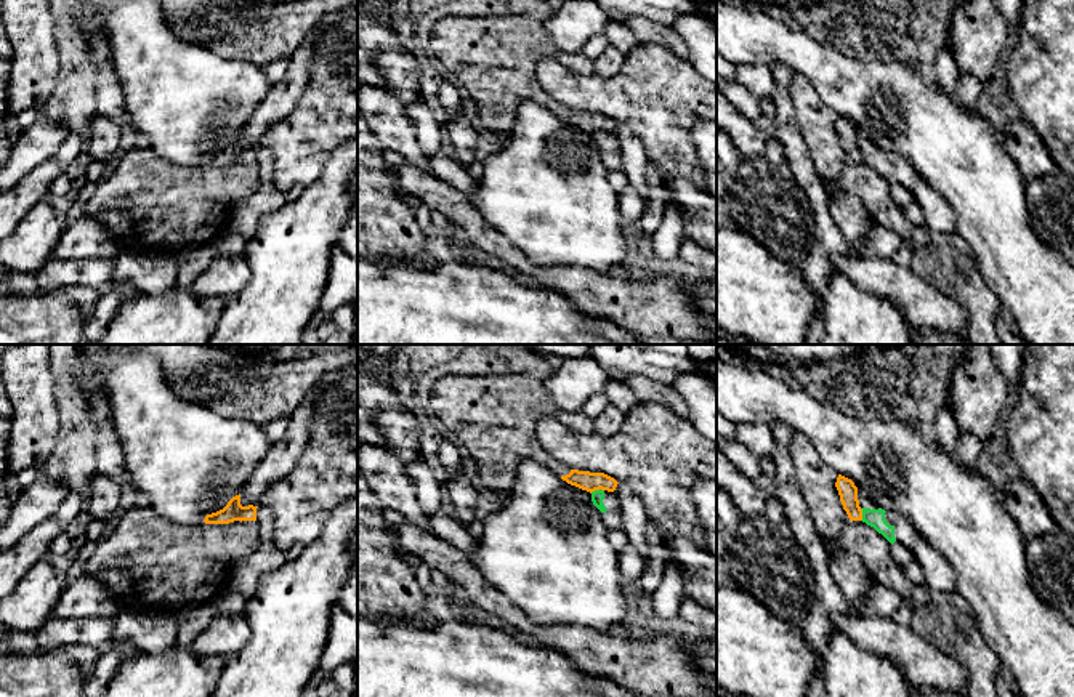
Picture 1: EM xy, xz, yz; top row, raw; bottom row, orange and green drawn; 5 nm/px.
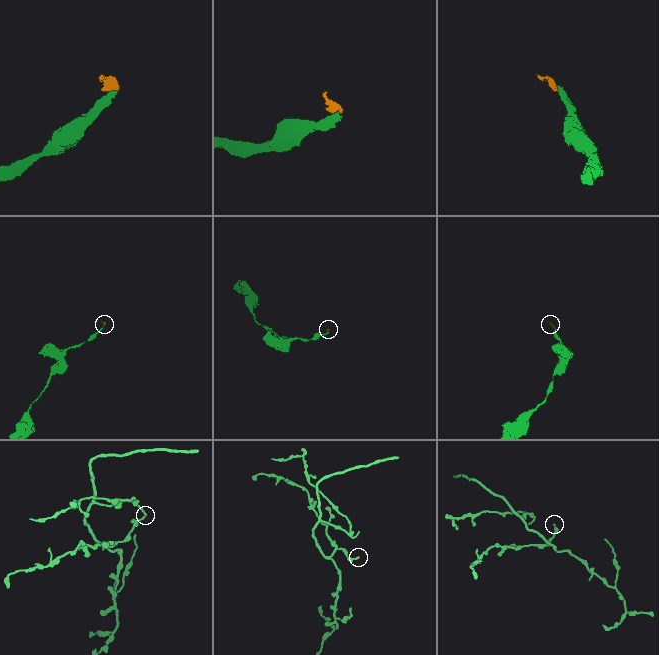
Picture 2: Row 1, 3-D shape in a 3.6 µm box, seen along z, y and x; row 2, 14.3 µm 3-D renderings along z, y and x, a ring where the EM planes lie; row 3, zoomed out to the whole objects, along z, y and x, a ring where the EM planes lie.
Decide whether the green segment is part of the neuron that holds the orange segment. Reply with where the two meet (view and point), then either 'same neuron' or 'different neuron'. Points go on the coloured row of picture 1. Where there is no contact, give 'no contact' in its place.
xz (597, 489) | different neuron

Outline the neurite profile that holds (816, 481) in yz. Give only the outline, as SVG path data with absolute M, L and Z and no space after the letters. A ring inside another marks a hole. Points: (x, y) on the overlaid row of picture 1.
M798 431L790 437L789 453L814 529L824 540L837 538L850 521L835 487L838 473L821 460Z

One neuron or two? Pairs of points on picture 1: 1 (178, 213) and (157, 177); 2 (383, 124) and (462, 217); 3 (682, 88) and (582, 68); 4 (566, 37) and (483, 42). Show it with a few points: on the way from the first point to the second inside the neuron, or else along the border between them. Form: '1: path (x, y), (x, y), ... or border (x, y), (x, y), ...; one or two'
1: path (169, 204), (157, 193), (157, 186); one
2: border (406, 161), (423, 169); two
3: border (557, 61), (577, 74), (593, 72); two
4: border (544, 23), (550, 39), (563, 52), (581, 52); two

